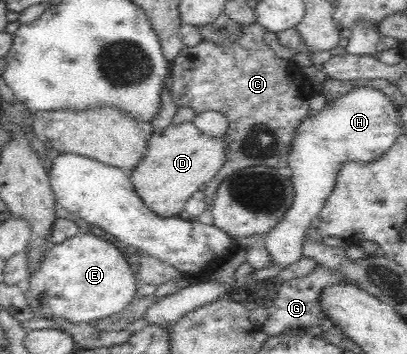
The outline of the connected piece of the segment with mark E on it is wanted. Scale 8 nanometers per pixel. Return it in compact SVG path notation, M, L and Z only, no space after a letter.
M100 233L79 234L70 240L52 245L40 267L29 273L25 293L34 317L64 318L72 323L92 323L116 316L135 299L137 277L132 259L124 259L125 251L105 241Z

